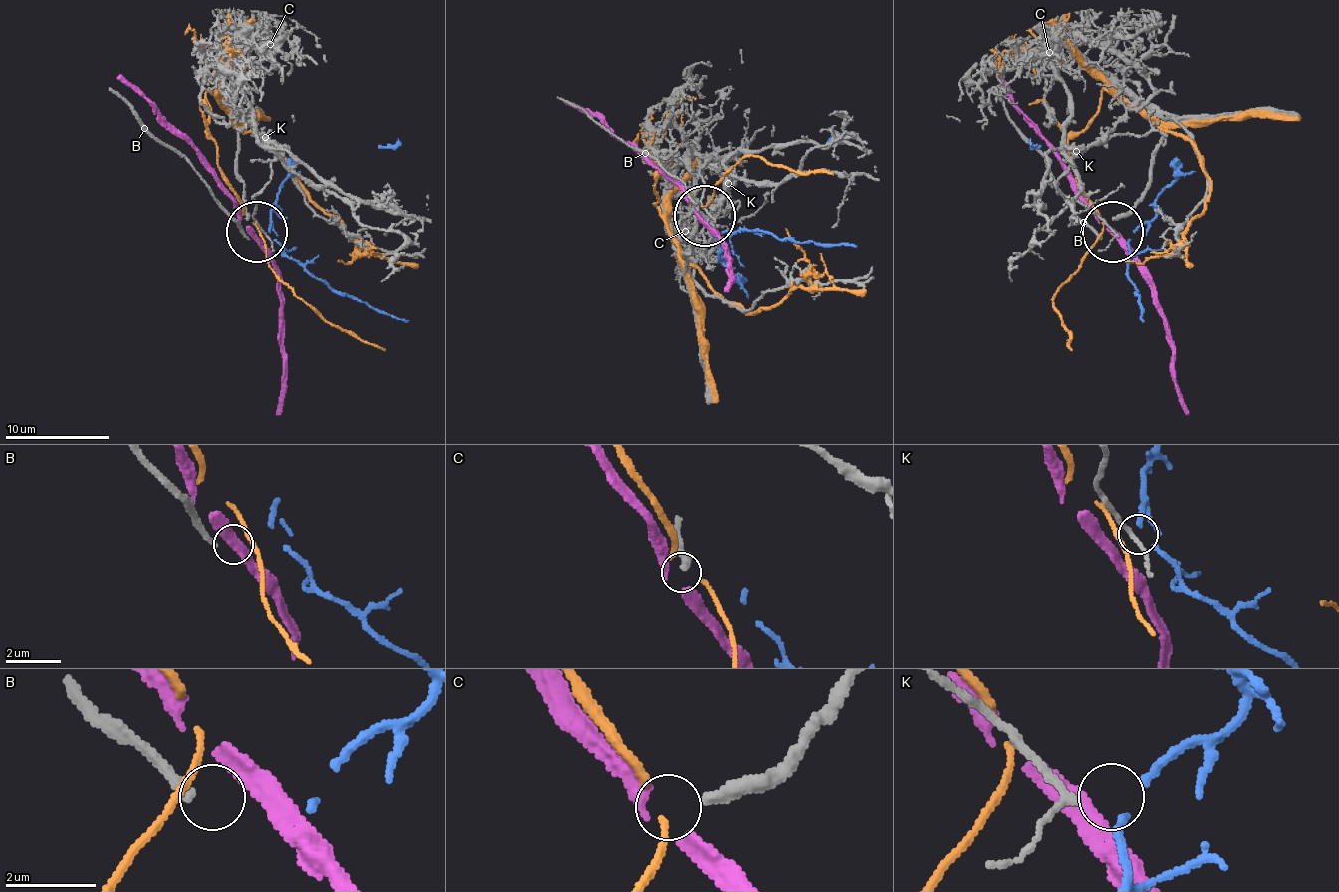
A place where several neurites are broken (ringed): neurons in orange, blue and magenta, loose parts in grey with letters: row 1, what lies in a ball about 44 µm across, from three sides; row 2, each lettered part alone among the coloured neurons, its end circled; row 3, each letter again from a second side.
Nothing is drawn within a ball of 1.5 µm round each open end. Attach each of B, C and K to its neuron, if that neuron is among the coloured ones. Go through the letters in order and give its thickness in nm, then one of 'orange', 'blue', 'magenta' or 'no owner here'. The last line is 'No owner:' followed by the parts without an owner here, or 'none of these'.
B: 200 nm thick; no owner here
C: 300 nm thick; no owner here
K: 140 nm thick; blue
No owner: B, C

